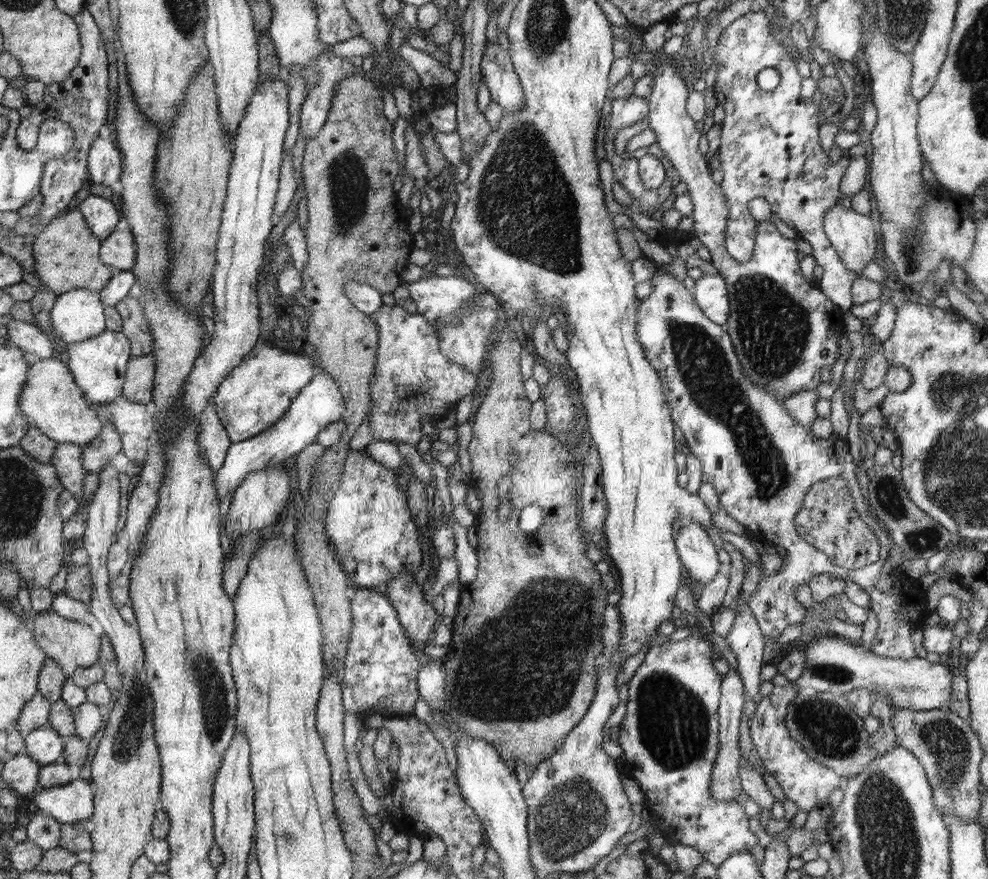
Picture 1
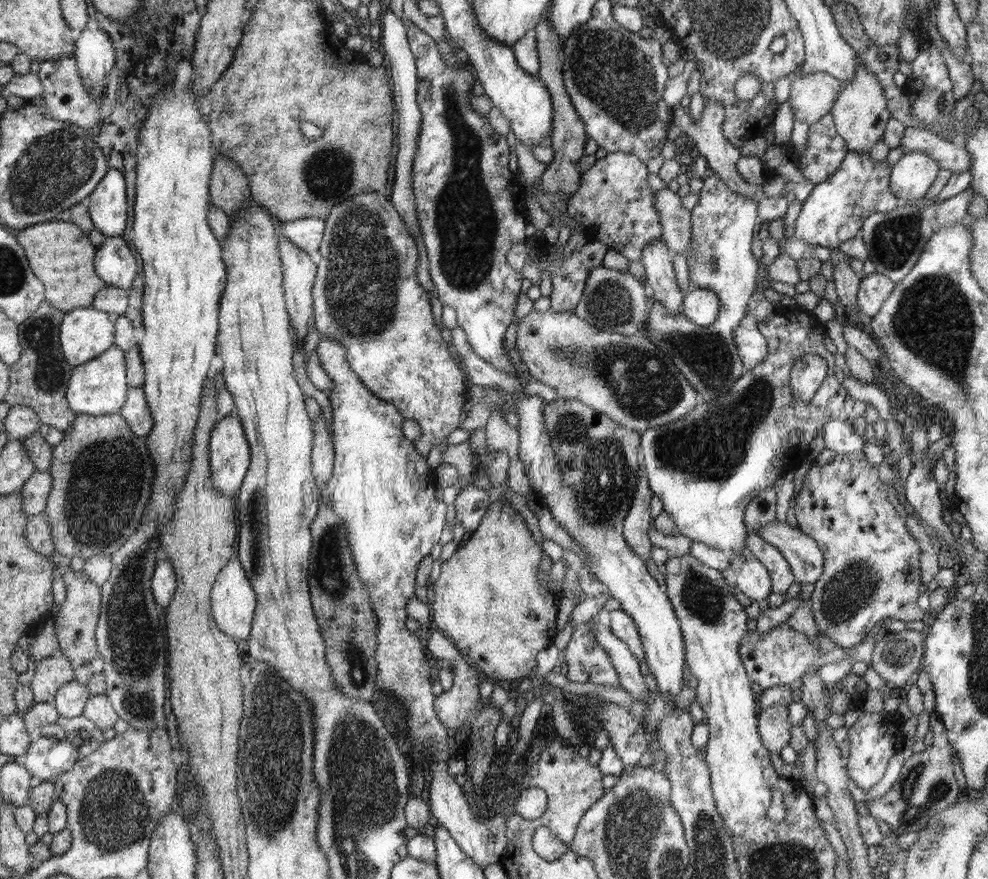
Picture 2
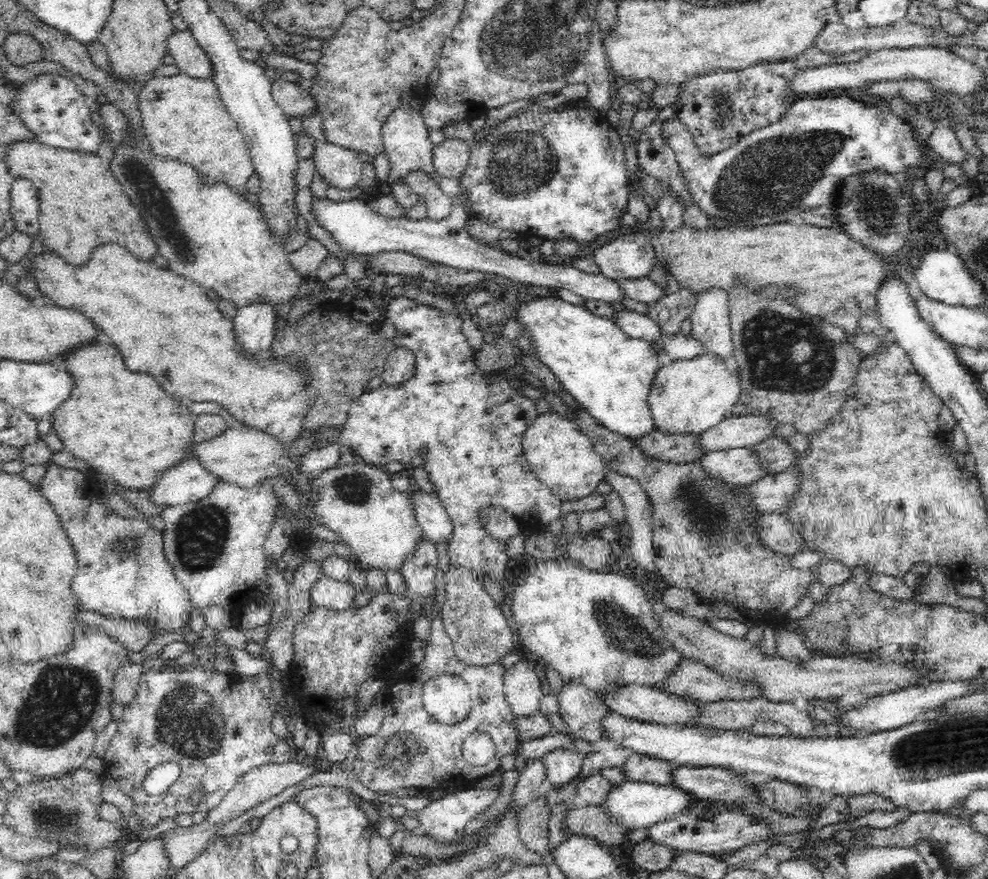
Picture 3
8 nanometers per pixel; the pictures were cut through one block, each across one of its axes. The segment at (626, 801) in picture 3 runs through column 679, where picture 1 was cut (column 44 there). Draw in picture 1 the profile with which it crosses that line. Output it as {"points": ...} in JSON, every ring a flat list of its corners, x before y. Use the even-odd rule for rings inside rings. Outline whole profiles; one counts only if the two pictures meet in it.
{"points":[[81,778,66,785,39,789,32,802,61,824,84,822,95,812,94,788,90,781]]}

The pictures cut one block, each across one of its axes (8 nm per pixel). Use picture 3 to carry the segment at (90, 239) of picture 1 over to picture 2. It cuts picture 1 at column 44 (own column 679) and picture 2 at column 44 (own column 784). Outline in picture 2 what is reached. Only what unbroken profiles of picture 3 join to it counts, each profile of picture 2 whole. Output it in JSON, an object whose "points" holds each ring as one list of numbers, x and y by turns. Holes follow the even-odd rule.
{"points":[[58,220,32,225,19,231,16,239,20,246,24,246,24,250,28,250,28,263,40,276,40,282,46,284,46,301,64,314,92,307,96,294,107,283,100,279,98,272,94,272,94,254,98,253,98,249,90,244,86,233,75,224]]}

